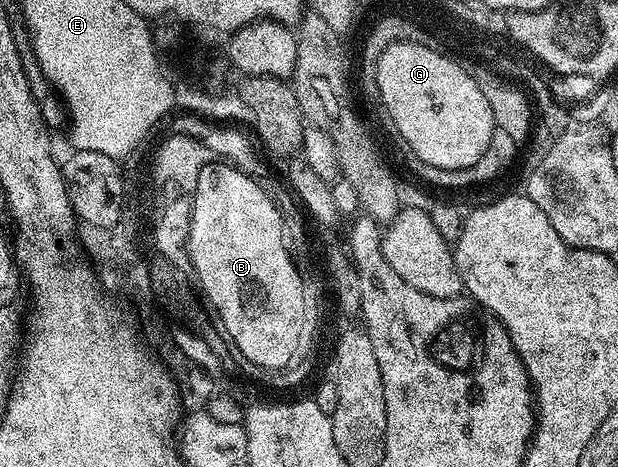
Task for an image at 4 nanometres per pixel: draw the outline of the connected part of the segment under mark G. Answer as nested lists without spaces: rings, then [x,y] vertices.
[[[394,43],[385,48],[380,59],[382,66],[375,72],[378,82],[382,82],[379,103],[386,109],[395,132],[406,141],[405,149],[433,166],[456,167],[474,162],[478,154],[482,154],[486,138],[490,138],[490,110],[486,110],[486,102],[482,102],[482,94],[474,90],[474,82],[470,82],[454,62],[430,54],[430,50],[422,50],[422,46],[397,46]]]

